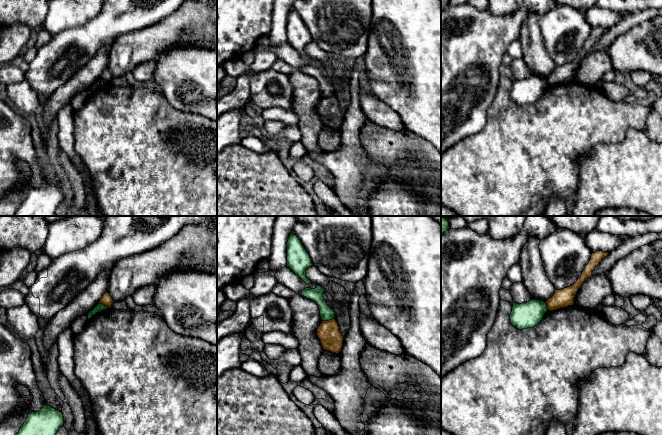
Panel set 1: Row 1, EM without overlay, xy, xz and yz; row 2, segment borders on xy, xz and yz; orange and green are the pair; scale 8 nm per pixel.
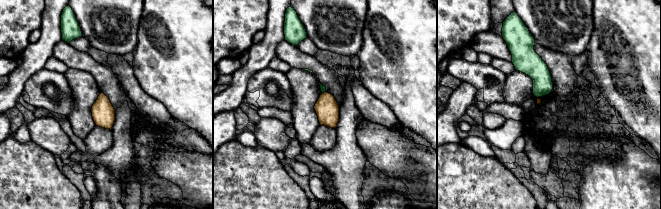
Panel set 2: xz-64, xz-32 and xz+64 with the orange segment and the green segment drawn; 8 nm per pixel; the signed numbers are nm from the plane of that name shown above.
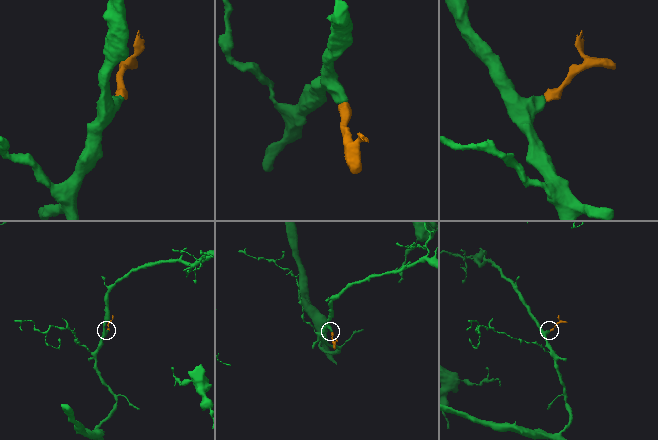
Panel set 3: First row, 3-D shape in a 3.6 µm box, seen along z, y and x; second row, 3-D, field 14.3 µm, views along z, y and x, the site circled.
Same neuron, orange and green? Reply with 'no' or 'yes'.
no

